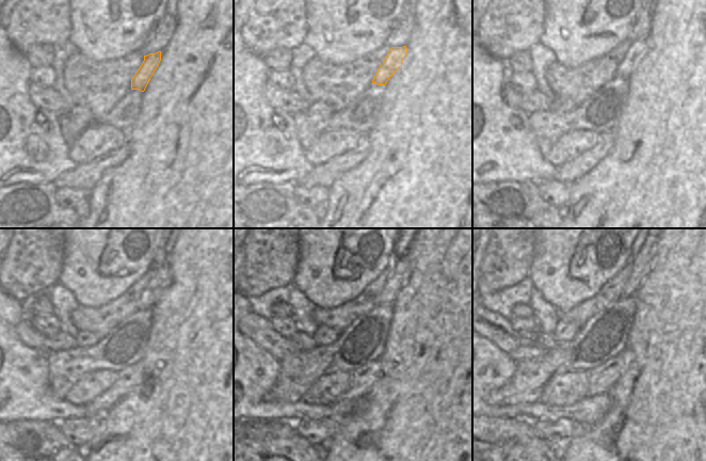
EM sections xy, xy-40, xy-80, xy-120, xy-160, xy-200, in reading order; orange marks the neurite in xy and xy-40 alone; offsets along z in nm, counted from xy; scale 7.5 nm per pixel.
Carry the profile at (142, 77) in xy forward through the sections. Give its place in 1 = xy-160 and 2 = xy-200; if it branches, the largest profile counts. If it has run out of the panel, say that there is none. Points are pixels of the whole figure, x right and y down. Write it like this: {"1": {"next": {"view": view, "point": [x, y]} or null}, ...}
{"1": {"next": {"view": "xy-160", "point": [401, 265]}}, "2": {"next": {"view": "xy-200", "point": [642, 261]}}}

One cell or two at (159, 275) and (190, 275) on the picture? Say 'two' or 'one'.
two

